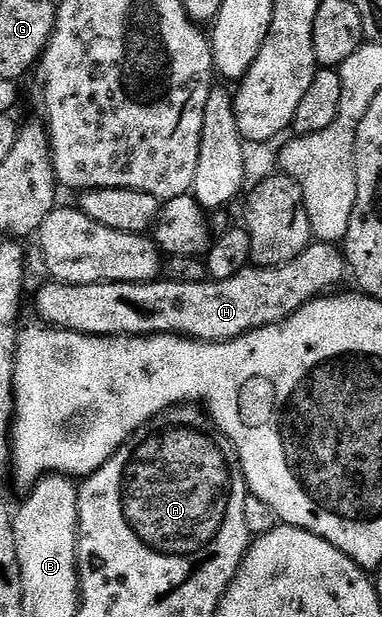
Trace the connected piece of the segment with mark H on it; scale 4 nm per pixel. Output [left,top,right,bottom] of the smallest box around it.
[37,241,347,342]

